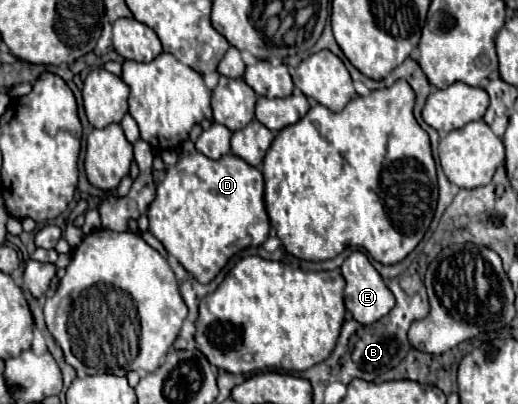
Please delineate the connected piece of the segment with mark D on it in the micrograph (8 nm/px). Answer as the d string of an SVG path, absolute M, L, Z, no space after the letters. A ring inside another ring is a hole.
M191 153L177 161L157 185L153 203L149 205L149 231L165 245L171 257L175 257L199 283L209 283L237 251L232 251L237 239L251 235L255 245L261 245L269 231L269 217L263 203L263 175L241 157L227 153L221 159L213 161L203 153Z

